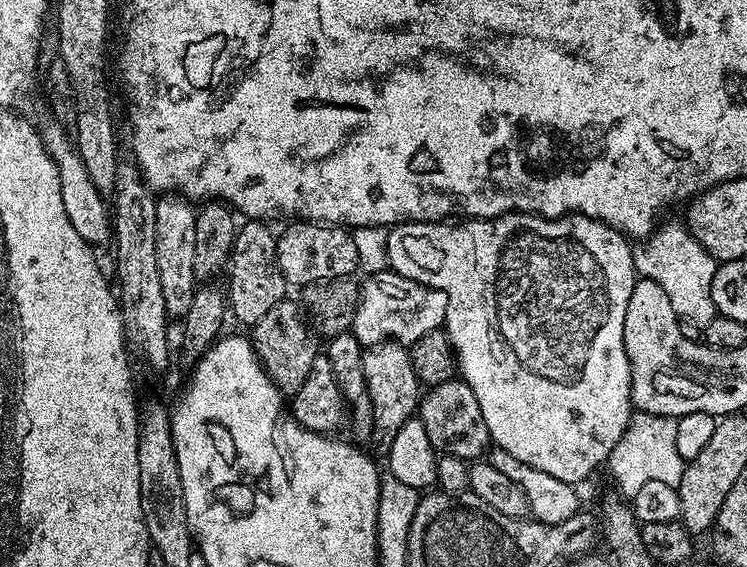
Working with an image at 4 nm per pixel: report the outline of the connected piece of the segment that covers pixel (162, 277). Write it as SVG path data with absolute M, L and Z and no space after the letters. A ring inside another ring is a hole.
M168 194L156 201L156 241L154 258L158 260L158 282L162 284L162 298L169 317L183 318L190 310L192 293L198 287L194 274L194 230L197 209L179 194Z

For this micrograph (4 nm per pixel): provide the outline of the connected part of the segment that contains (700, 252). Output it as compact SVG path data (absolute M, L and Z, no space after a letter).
M683 223L663 224L633 249L637 275L641 279L658 282L685 319L699 326L706 325L717 315L712 300L712 284L718 262L694 239Z

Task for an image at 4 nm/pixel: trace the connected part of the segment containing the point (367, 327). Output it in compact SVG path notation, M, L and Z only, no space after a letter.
M391 270L373 272L365 280L368 281L363 281L358 310L350 329L365 349L392 341L409 346L423 335L443 329L448 299L442 290L428 288Z

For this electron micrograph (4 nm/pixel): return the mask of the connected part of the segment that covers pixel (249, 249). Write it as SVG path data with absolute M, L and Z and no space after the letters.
M245 219L243 223L237 227L233 238L230 263L226 268L226 295L231 315L236 315L245 326L251 326L262 318L262 314L266 314L266 310L270 310L270 306L285 299L286 281L276 257L277 233L271 232L268 229L271 227L262 220Z

